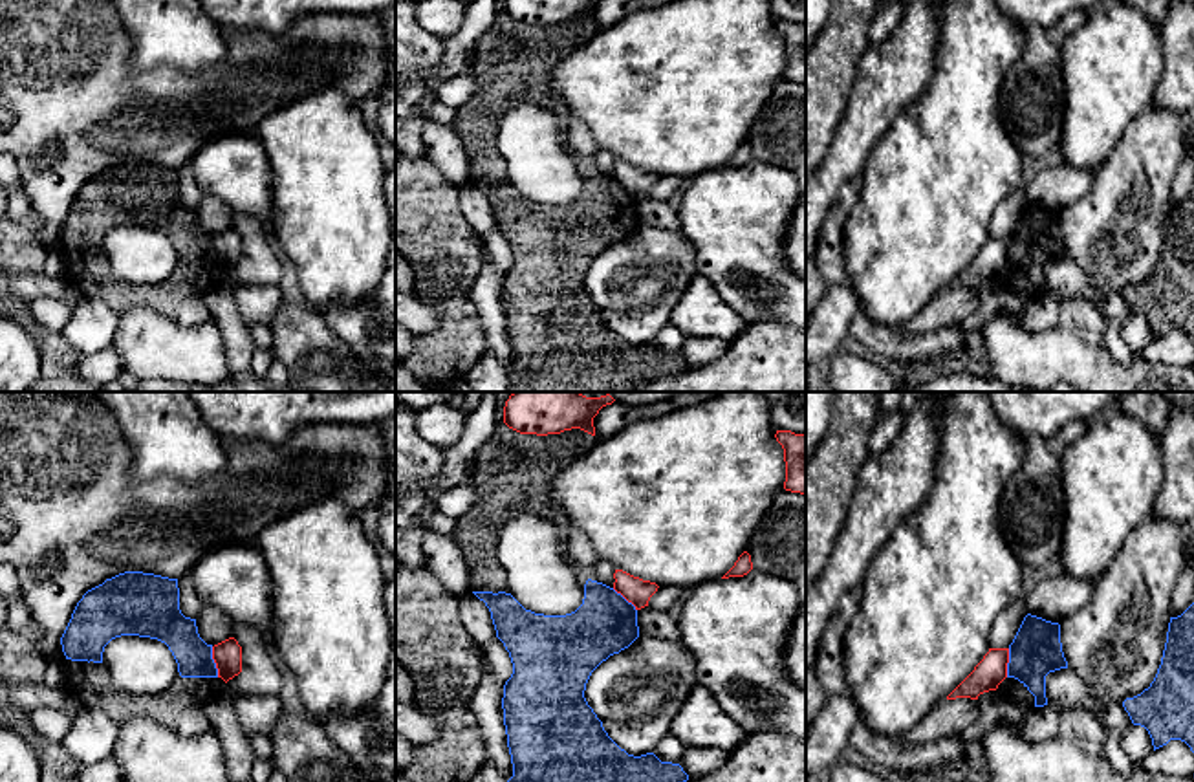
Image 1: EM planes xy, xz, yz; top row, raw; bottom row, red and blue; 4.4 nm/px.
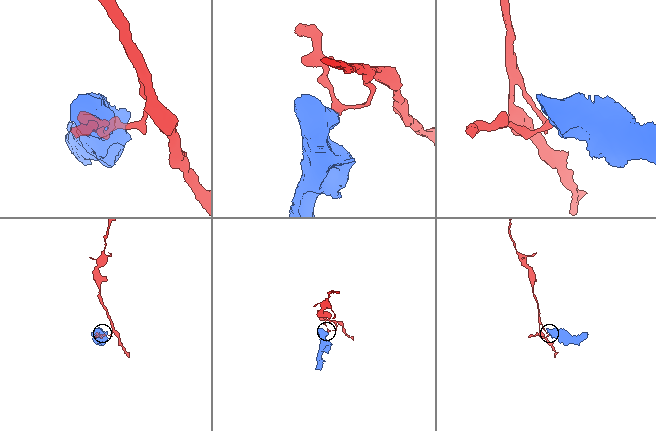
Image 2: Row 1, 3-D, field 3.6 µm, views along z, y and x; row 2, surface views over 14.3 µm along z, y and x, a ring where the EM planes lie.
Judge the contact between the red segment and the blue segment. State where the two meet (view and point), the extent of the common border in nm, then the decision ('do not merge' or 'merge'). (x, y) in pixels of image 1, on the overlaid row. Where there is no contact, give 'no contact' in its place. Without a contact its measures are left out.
xy (215, 662) | 140 nm | do not merge

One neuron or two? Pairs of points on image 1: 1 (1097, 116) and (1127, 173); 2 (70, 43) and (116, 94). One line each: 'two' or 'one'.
1: two
2: one

